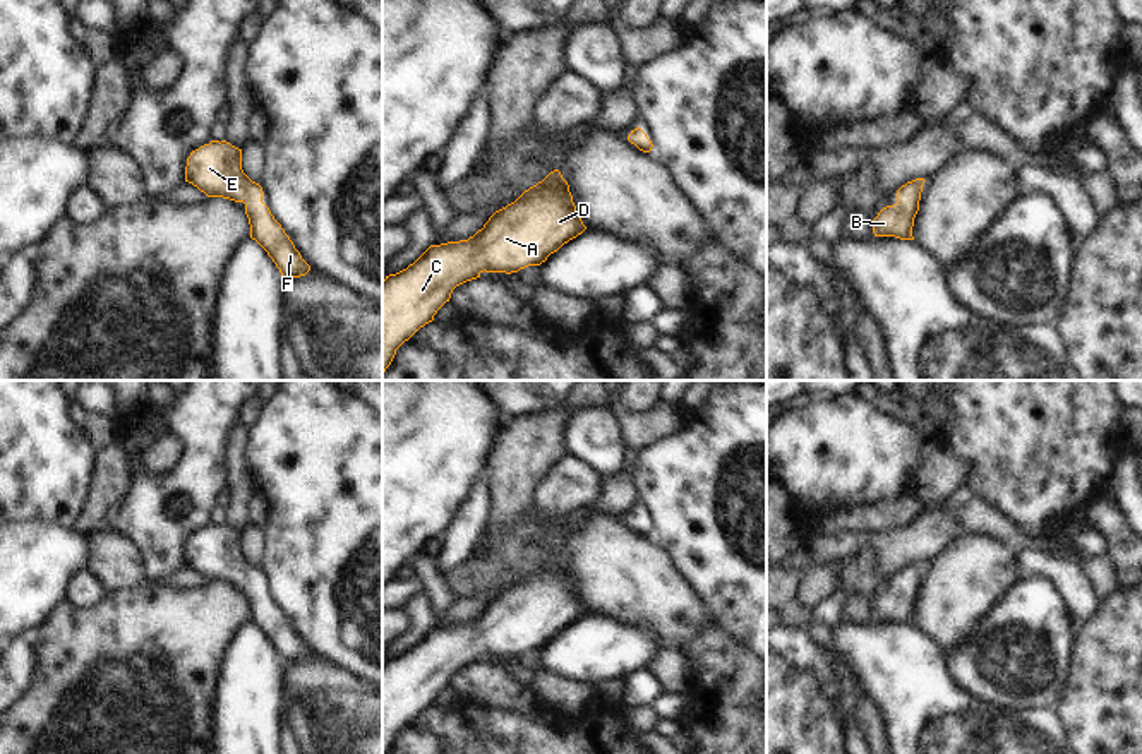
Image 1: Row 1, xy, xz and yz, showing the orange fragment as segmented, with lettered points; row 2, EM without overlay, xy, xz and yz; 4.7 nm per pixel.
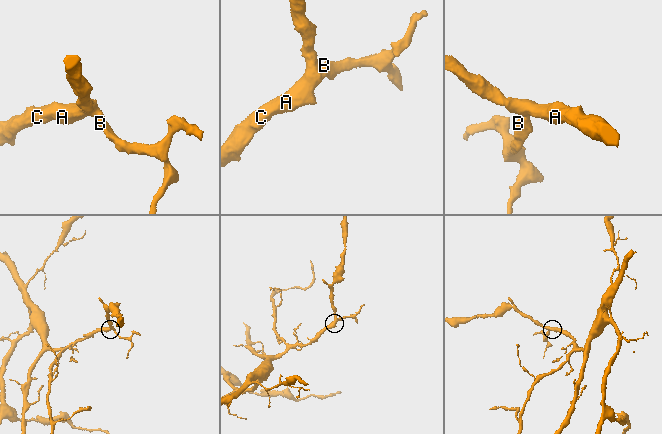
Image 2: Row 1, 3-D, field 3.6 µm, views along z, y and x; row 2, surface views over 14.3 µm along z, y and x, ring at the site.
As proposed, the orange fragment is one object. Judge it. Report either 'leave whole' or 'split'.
leave whole

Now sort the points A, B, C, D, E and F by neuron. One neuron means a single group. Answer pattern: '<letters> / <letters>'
A B C D E F

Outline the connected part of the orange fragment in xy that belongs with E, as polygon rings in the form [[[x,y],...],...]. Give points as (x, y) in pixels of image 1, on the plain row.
[[[211,524],[201,530],[187,542],[185,566],[207,581],[243,586],[250,622],[267,636],[285,663],[300,661],[310,655],[310,649],[262,586],[262,571],[243,557],[242,533],[226,524]]]

